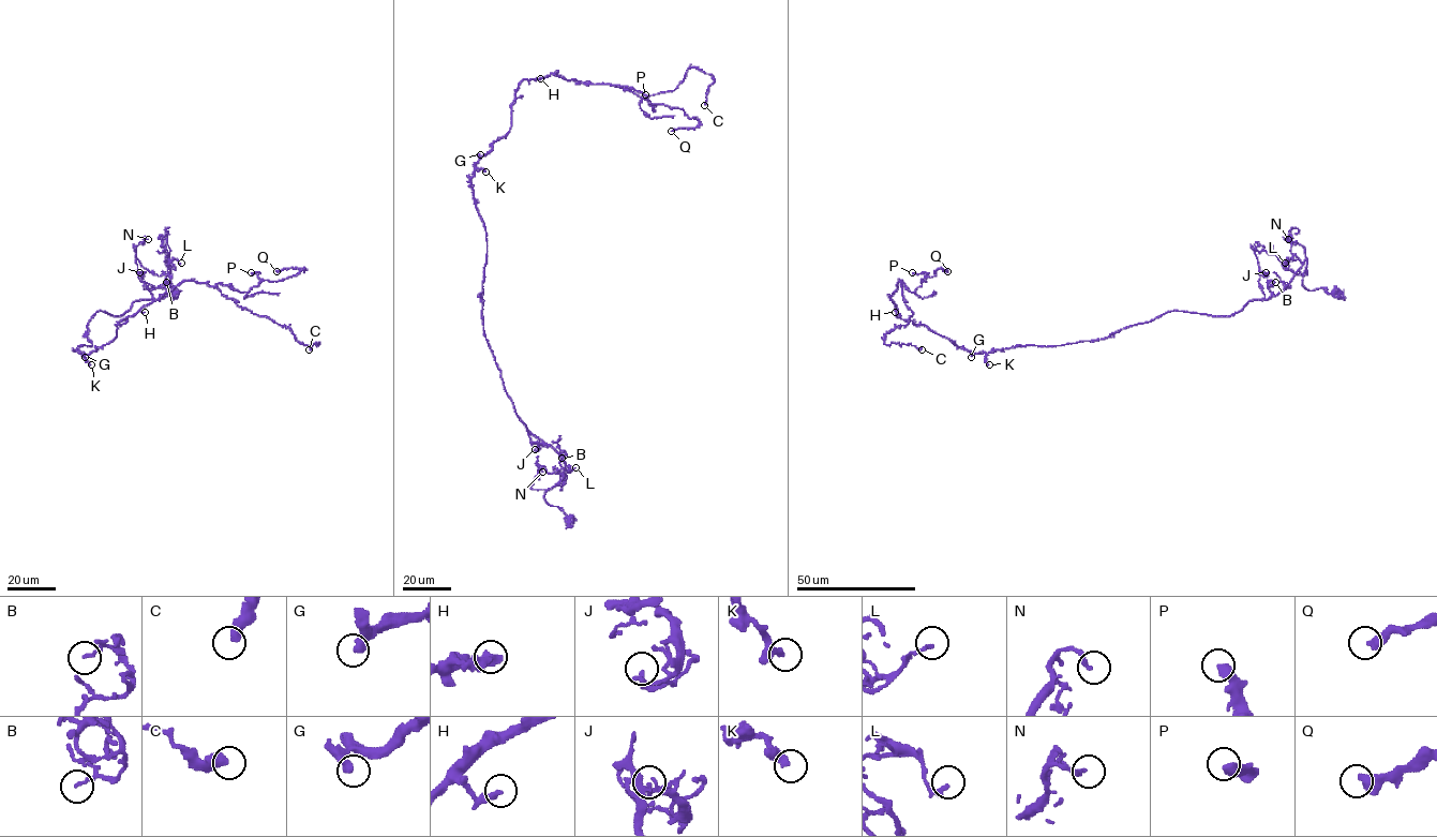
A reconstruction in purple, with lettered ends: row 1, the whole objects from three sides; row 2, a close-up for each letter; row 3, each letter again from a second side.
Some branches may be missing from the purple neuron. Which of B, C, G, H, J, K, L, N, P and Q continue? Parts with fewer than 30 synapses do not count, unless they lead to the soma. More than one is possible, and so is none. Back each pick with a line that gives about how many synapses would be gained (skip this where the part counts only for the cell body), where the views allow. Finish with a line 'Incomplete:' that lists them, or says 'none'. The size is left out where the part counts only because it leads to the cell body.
Incomplete: none

